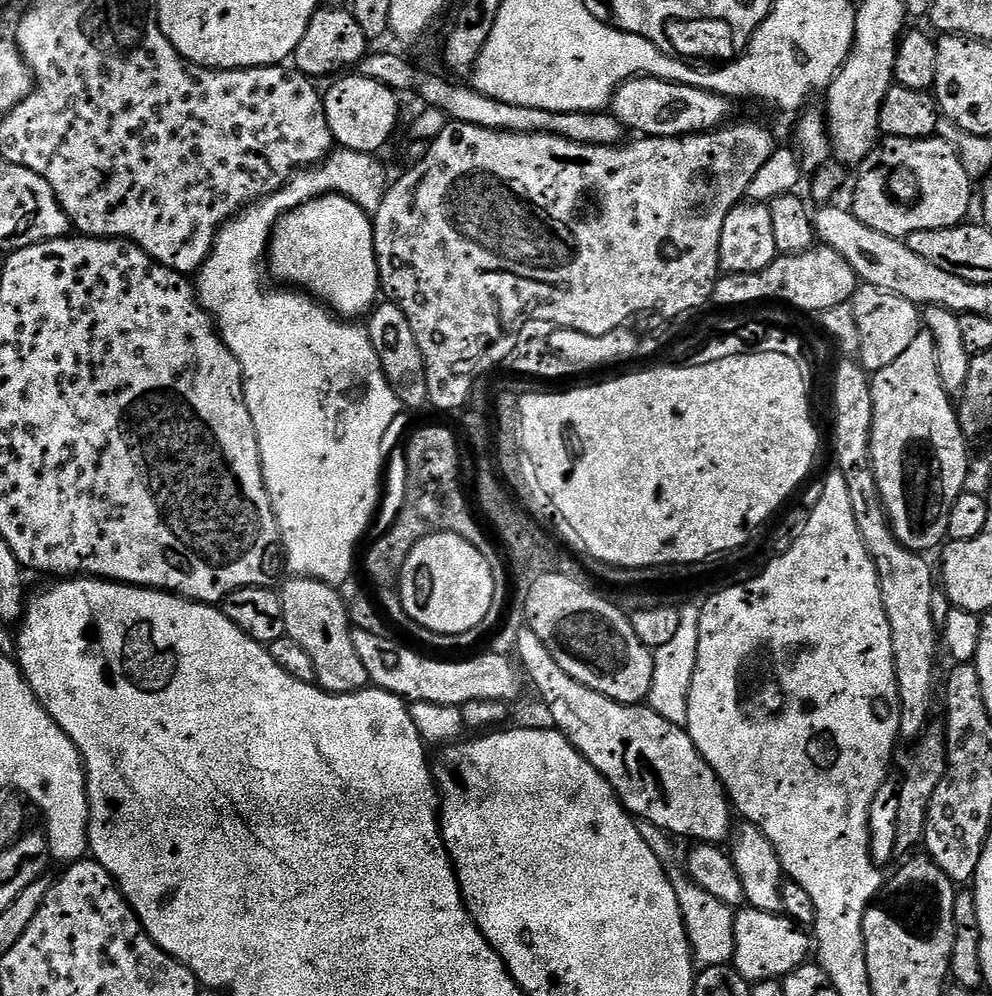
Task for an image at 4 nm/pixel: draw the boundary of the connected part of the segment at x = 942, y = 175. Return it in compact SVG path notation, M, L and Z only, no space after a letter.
M937 135L929 136L926 140L884 136L863 164L859 165L858 172L860 177L857 178L856 189L852 192L850 210L856 215L858 222L866 222L870 230L878 230L887 236L907 238L910 234L922 230L955 228L969 219L974 180L962 166L962 158L956 152L955 145Z

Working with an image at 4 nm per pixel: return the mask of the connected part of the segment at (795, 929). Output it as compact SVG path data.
M744 906L735 913L732 964L743 980L779 980L809 963L814 940L803 927L784 914L763 912Z

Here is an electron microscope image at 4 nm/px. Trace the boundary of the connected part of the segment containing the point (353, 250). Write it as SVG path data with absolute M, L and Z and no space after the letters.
M315 196L273 226L266 251L267 275L281 285L307 292L341 317L360 318L356 316L371 313L381 295L372 222L373 217L350 198Z

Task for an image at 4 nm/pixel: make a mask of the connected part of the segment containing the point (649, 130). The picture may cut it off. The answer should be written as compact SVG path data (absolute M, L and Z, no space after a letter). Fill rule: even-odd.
M634 76L625 80L612 95L610 112L629 133L641 137L695 136L702 132L714 132L729 123L732 104L727 95L709 92L707 88L695 88L673 80L659 80L653 76Z

